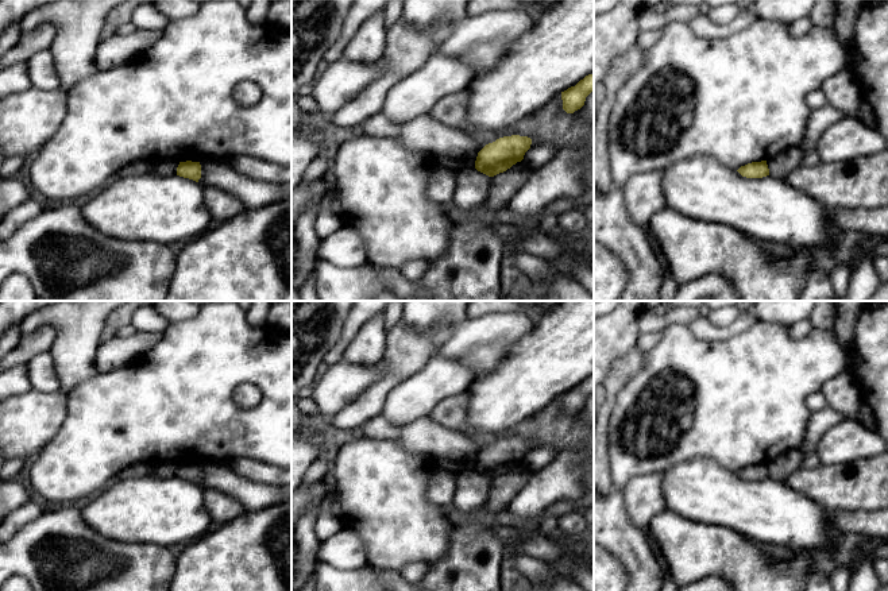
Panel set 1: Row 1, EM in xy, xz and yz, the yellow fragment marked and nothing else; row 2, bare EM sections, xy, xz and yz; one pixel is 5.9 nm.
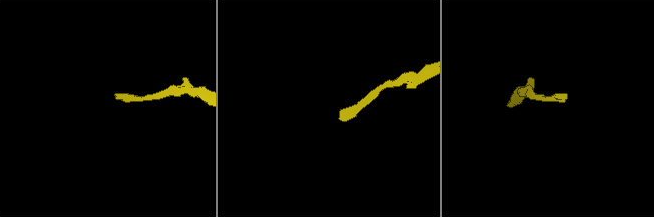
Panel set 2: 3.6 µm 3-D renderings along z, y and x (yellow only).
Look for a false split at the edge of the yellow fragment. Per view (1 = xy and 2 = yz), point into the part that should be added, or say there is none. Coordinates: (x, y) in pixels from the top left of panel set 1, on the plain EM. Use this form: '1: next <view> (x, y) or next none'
1: next none
2: next none

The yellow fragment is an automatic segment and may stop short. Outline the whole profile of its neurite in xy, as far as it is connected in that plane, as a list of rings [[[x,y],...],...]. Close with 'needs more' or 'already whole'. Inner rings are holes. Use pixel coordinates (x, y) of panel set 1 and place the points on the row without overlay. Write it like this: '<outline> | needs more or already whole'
[[[192,463],[179,464],[177,470],[177,478],[198,484],[198,482],[201,480],[200,464],[192,464]]] | already whole

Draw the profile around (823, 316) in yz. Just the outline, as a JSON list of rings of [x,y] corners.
[[[815,301],[811,313],[812,328],[833,329],[837,317],[837,306],[834,301]]]

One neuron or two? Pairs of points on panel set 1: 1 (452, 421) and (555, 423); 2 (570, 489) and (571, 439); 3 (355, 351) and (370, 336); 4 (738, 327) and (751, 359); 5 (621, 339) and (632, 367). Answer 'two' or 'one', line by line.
1: one
2: two
3: one
4: two
5: two

